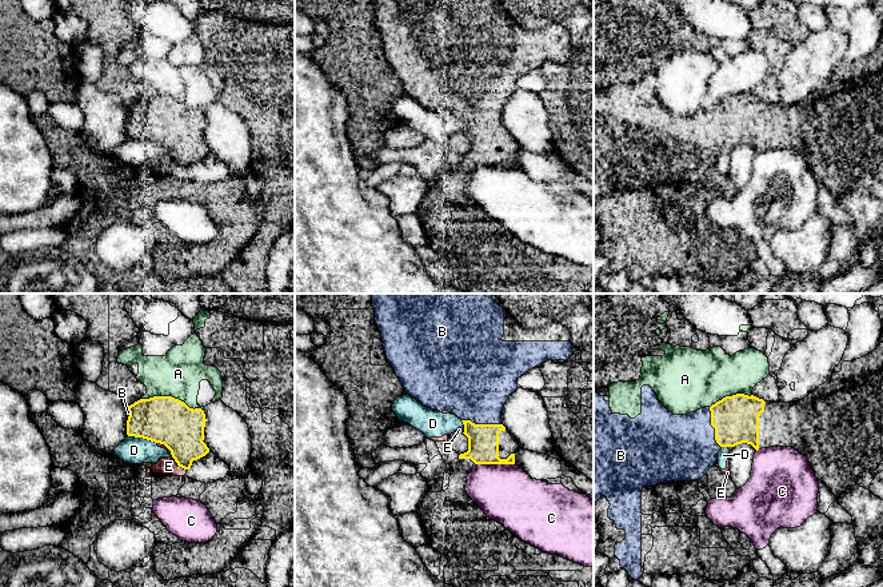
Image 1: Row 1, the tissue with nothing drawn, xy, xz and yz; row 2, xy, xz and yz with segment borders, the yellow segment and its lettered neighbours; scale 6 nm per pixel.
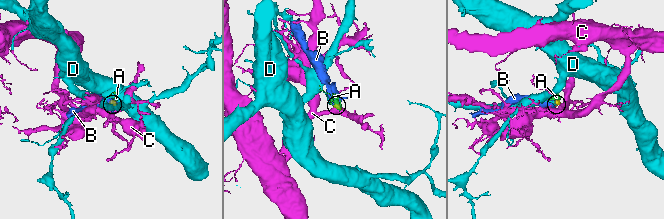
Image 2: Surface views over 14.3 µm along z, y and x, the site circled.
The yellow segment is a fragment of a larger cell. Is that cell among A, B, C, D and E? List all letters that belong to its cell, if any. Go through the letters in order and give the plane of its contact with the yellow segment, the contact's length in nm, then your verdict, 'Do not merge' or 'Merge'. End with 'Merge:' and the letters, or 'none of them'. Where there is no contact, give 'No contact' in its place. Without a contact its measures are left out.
A: Touches yellow in xy. Shared border 380 nm. Do not merge
B: Touches yellow in xz. Shared border 260 nm. Merge
C: Touches yellow in xz. Shared border 240 nm. Do not merge
D: Touches yellow in xy. Shared border 190 nm. Do not merge
E: Touches yellow in xy. Shared border 240 nm. Do not merge
Merge: B

